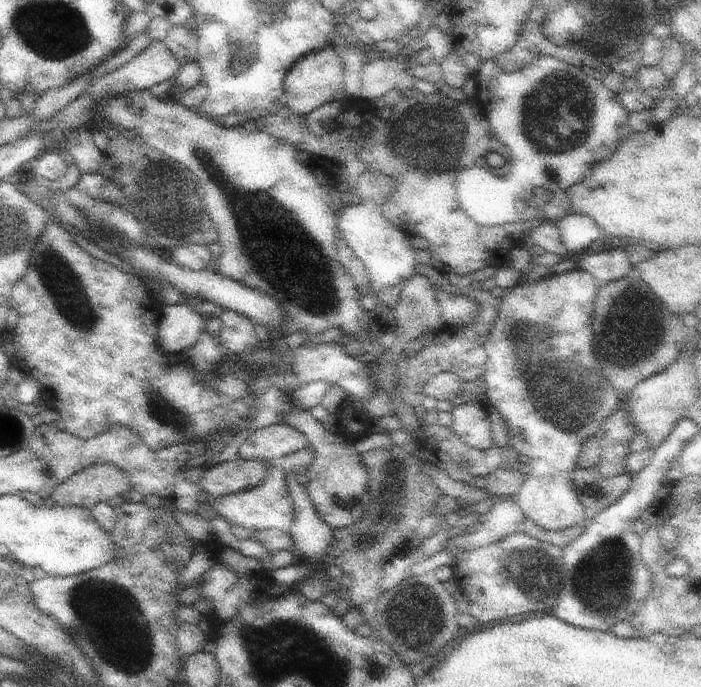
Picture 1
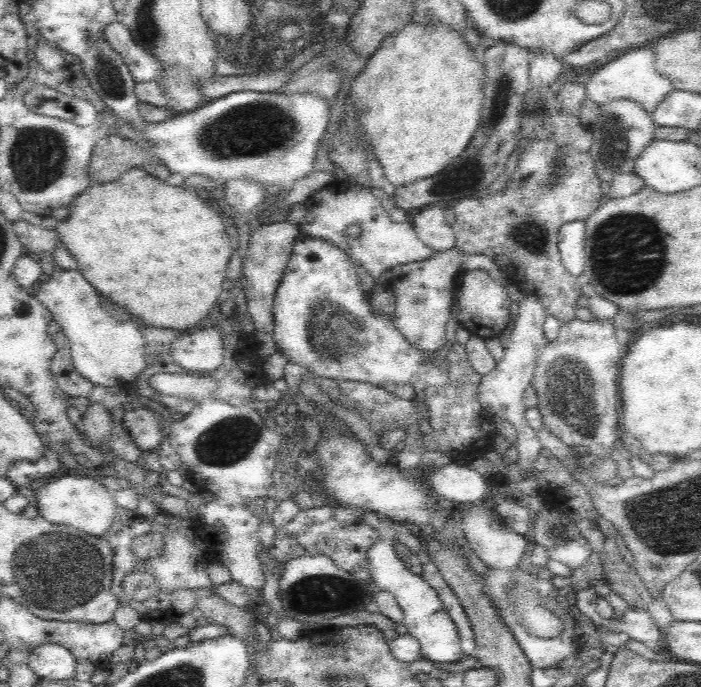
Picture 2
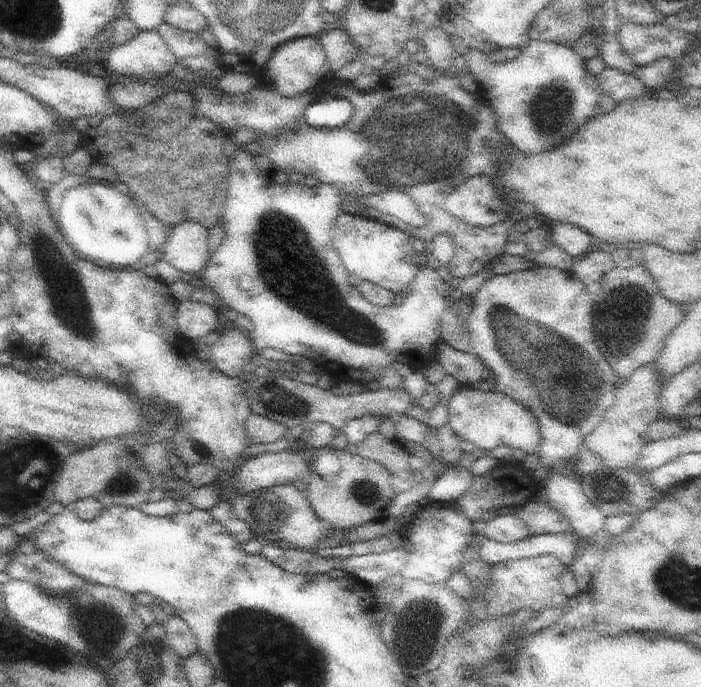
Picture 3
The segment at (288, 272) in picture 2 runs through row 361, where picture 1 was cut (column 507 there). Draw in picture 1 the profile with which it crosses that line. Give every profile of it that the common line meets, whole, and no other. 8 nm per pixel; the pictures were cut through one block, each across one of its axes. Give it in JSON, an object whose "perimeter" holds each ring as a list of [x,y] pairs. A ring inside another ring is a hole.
{"perimeter":[[[580,269],[563,272],[561,274],[553,274],[550,272],[550,274],[536,280],[536,282],[530,282],[530,284],[528,284],[523,281],[518,285],[508,288],[508,292],[500,298],[499,316],[494,322],[488,339],[485,342],[485,352],[487,353],[488,361],[485,365],[485,372],[481,378],[484,380],[486,386],[489,404],[497,408],[502,415],[502,419],[506,425],[508,425],[508,435],[510,436],[509,446],[512,446],[518,454],[523,454],[529,458],[529,471],[525,472],[525,480],[521,485],[520,491],[514,497],[514,500],[527,518],[530,518],[539,526],[550,531],[585,525],[588,522],[585,509],[583,508],[582,502],[580,502],[579,494],[576,493],[576,488],[573,484],[573,473],[577,468],[577,461],[579,460],[586,440],[596,437],[597,433],[602,429],[604,422],[624,405],[623,397],[614,391],[612,384],[606,380],[606,376],[604,376],[604,372],[602,372],[602,368],[600,368],[600,362],[596,362],[596,358],[594,358],[594,346],[592,346],[592,338],[594,338],[594,332],[592,332],[592,316],[594,316],[594,300],[596,300],[599,292],[598,284],[598,281],[592,274]]]}

